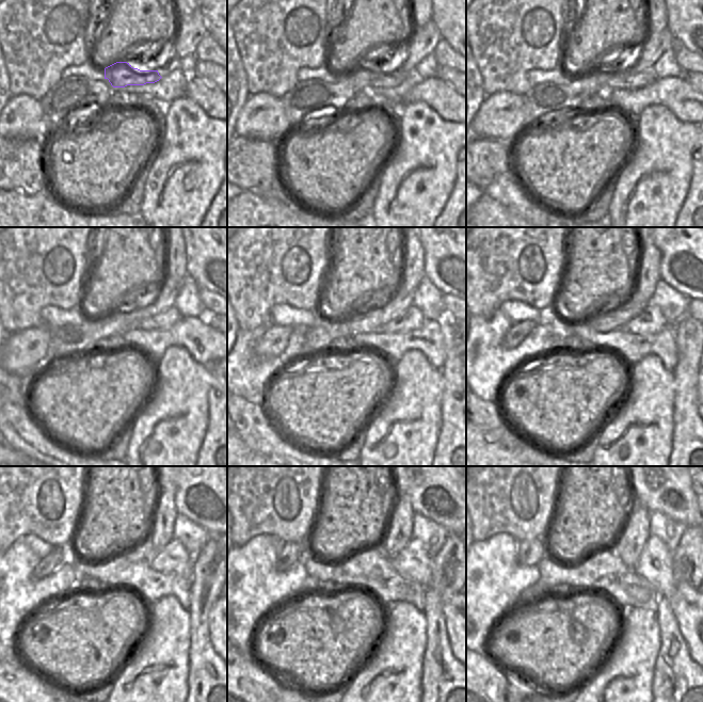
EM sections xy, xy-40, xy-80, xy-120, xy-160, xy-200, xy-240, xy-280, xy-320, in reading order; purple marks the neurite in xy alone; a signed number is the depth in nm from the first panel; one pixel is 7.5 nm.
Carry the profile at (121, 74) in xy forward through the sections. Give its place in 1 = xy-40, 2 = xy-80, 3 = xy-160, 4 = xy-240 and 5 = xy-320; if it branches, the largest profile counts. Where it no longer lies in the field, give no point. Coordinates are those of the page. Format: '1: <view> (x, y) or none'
1: xy-40 (364, 77)
2: xy-80 (613, 79)
3: xy-160 (412, 319)
4: xy-240 (174, 559)
5: xy-320 (654, 564)

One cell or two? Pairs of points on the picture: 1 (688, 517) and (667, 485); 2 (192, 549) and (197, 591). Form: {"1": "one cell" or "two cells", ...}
{"1": "one cell", "2": "two cells"}

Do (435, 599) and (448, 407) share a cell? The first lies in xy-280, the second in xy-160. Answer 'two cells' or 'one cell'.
one cell

